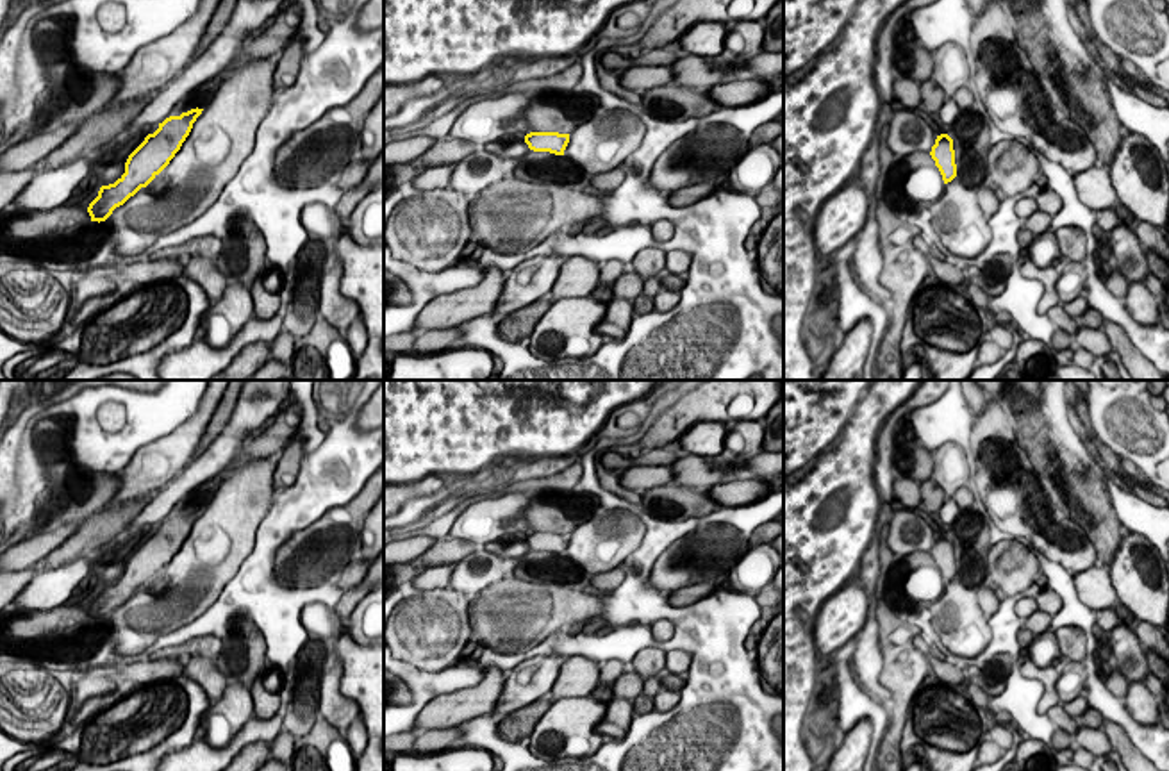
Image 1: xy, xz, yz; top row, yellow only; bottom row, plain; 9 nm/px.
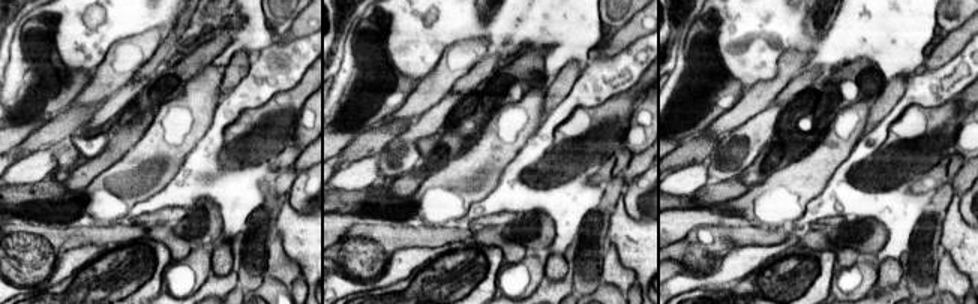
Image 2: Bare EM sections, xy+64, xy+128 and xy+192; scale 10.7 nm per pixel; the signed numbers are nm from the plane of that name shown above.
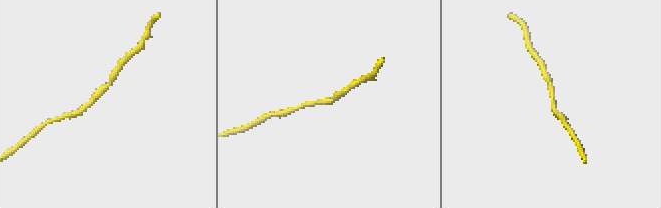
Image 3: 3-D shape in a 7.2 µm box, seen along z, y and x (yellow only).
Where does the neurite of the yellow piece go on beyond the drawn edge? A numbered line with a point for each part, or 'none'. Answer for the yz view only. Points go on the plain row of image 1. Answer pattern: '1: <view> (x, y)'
none

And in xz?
none

